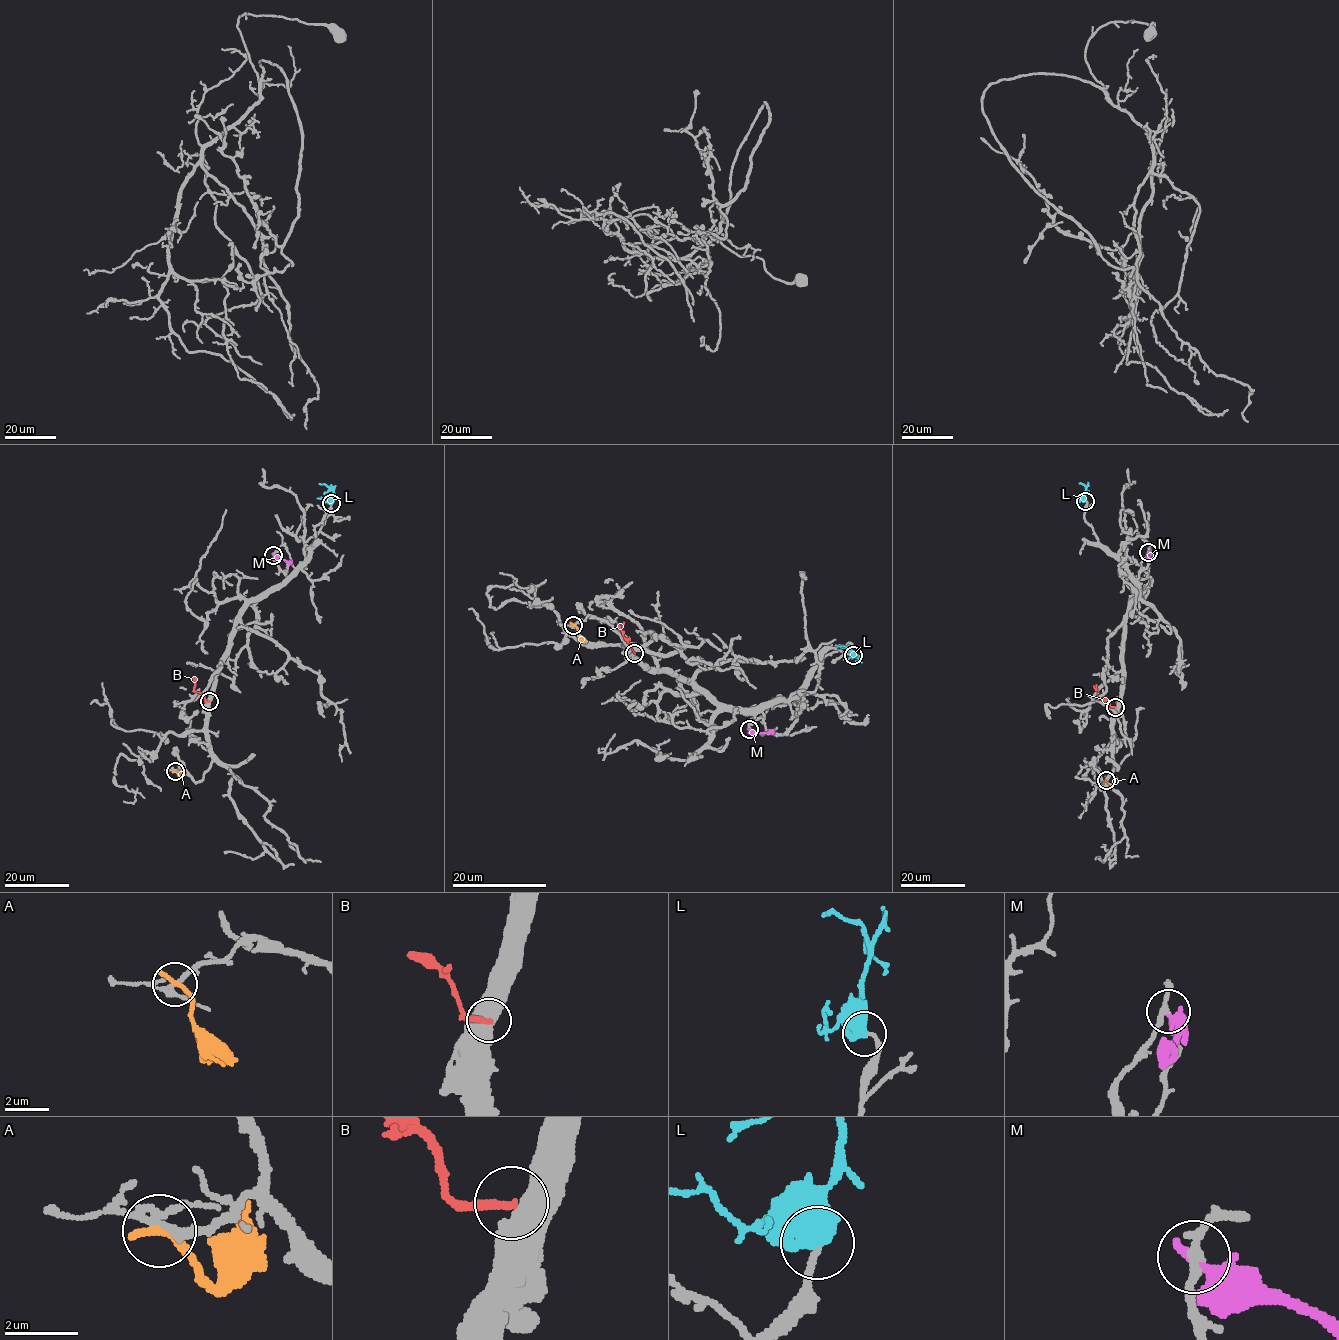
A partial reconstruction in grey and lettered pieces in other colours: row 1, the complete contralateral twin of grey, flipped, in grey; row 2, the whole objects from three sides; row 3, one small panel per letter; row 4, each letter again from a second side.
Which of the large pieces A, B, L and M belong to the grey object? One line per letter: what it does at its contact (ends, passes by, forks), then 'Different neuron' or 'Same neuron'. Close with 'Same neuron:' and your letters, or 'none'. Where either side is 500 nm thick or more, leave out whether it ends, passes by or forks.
A: It ends there. Different neuron
B: Different neuron
L: Same neuron
M: It ends there. Different neuron
Same neuron: L

